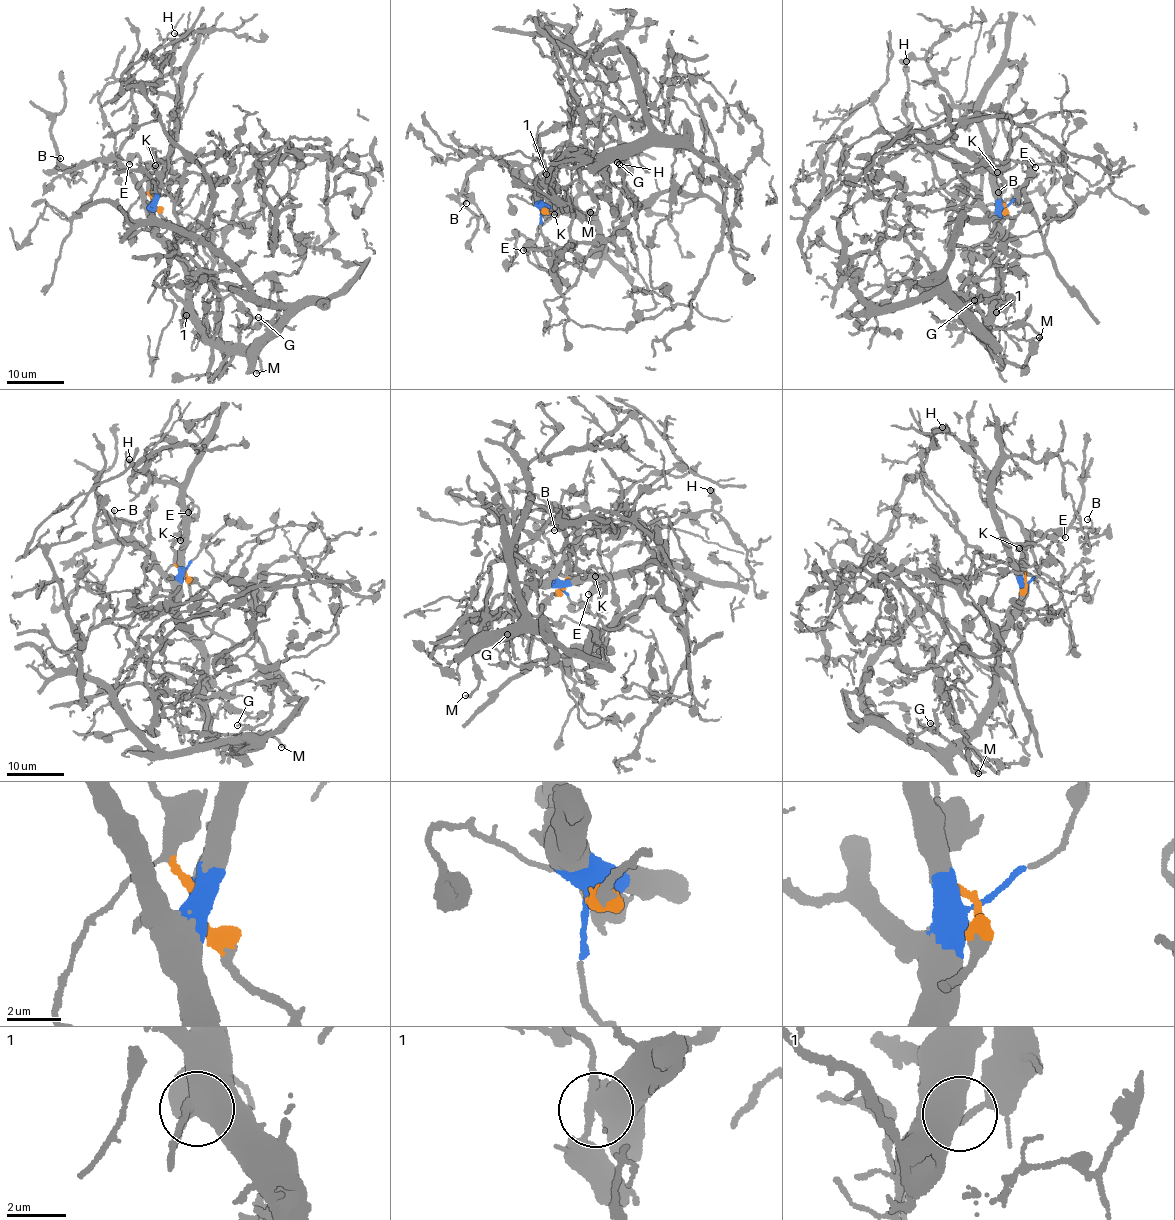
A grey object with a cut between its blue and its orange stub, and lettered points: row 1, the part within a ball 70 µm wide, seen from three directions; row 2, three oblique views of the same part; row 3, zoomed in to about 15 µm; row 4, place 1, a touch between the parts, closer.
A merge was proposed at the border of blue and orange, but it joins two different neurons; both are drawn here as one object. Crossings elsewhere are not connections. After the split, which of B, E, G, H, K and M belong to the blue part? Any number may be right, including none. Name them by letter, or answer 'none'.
B, G, H, M

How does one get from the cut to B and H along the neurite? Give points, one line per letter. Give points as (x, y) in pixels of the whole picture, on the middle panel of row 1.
B: (542, 212), (537, 194), (496, 159), (484, 159), (473, 165), (459, 200), (461, 205), (466, 203)
H: (542, 212), (552, 208), (592, 219), (577, 206), (576, 198), (622, 180), (627, 166), (619, 164)

